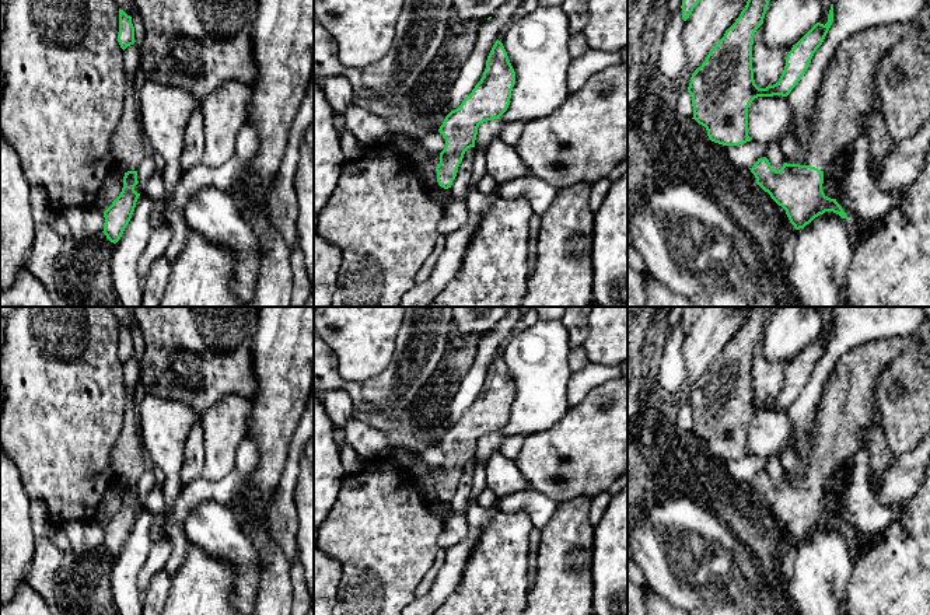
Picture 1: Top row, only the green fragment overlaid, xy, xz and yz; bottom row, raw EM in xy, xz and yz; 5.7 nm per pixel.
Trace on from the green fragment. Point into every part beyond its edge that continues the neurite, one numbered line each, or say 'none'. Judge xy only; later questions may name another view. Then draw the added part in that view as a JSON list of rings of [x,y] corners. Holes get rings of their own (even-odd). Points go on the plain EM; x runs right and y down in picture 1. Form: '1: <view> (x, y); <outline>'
1: xy (126, 458); [[[129,402],[125,408],[125,422],[111,452],[113,482],[127,486],[137,485],[144,471],[143,443],[137,431],[136,406]]]

